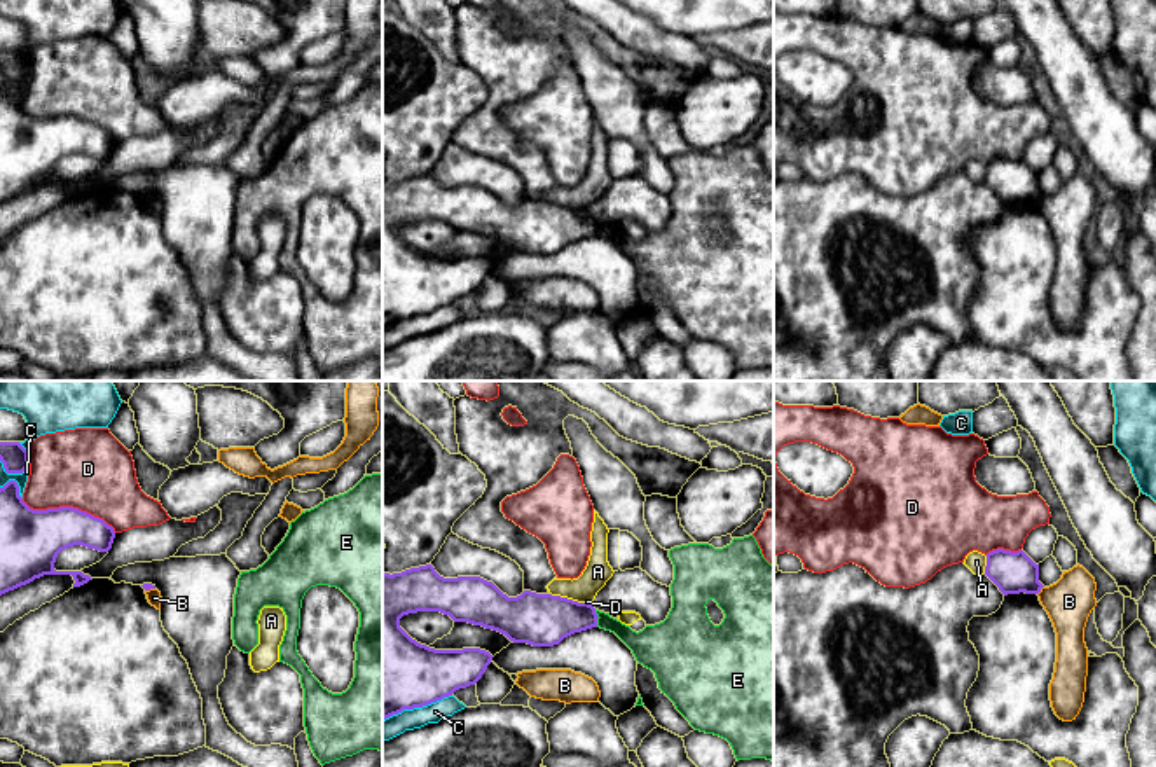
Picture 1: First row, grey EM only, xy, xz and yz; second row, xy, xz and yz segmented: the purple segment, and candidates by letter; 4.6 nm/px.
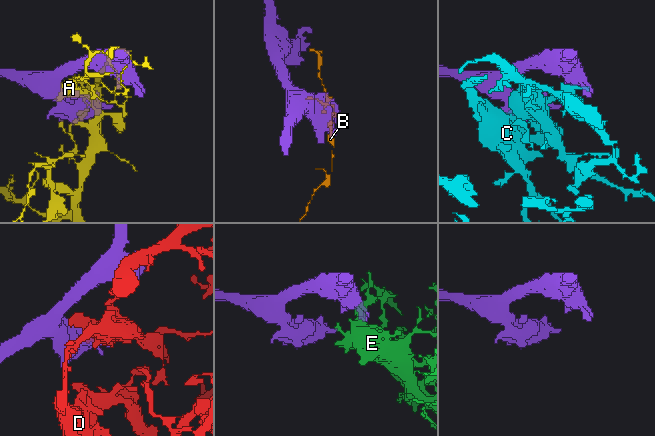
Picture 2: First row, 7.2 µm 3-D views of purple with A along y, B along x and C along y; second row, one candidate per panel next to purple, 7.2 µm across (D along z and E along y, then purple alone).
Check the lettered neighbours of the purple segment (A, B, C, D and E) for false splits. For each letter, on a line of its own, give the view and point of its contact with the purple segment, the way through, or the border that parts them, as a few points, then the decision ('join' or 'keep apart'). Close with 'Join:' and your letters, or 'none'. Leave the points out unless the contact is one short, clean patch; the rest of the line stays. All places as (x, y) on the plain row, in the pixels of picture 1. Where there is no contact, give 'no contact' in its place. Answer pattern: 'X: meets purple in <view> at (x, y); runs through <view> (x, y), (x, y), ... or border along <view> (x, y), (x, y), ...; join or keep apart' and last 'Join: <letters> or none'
A: meets purple in xz at (566, 207); keep apart
B: meets purple in yz at (1039, 200); border along yz (1043, 194), (1038, 203); keep apart
C: meets purple in xz at (416, 315); keep apart
D: meets purple in xy at (68, 116); keep apart
E: meets purple in xz at (598, 226); border along xz (594, 219), (598, 234); keep apart
Join: none

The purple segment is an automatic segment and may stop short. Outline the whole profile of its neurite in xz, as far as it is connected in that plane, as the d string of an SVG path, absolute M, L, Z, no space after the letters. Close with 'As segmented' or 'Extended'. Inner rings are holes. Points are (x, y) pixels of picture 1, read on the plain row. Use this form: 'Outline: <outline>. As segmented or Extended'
Outline: M431 173L410 176L393 183L382 182L382 328L398 323L403 318L423 316L442 309L459 297L475 294L492 269L492 264L480 257L435 259L417 252L400 236L400 227L403 224L417 220L440 220L449 224L454 231L482 234L505 243L513 252L527 252L533 255L559 253L564 246L575 241L597 236L599 227L594 213L588 211L578 211L552 203L536 203L531 199L524 199L517 206L508 206L492 190L487 190L480 185L444 187Z. As segmented

